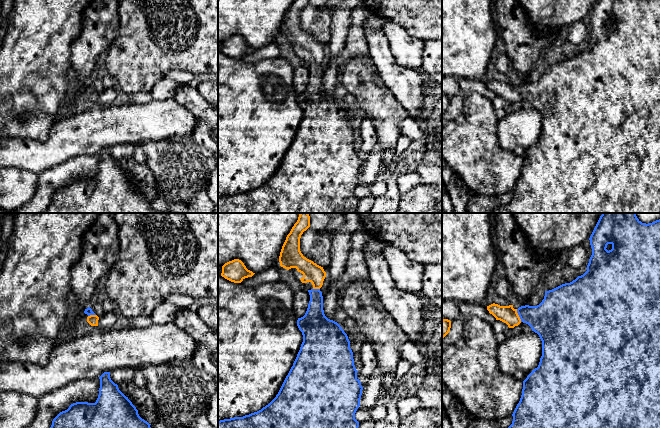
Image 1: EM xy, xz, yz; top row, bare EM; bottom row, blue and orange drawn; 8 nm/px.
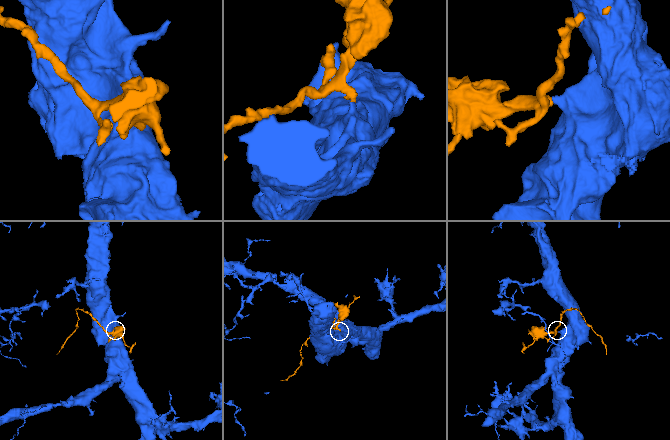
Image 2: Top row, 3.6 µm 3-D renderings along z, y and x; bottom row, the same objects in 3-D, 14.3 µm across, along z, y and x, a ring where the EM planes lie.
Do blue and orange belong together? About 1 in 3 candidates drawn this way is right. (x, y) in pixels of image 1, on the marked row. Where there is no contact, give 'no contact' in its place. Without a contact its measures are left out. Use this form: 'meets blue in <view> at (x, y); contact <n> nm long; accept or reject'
meets blue in yz at (519, 315); contact 110 nm long; accept

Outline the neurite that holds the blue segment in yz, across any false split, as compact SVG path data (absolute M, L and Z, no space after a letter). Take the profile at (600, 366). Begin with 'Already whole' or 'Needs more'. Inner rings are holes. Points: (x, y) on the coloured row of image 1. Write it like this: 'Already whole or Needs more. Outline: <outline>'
Needs more. Outline: M602 213L589 240L592 255L587 265L587 271L570 283L565 283L552 290L545 291L544 299L539 305L525 305L518 309L514 309L513 305L500 306L495 303L487 306L487 310L496 320L506 323L509 328L514 328L521 322L526 323L531 327L532 331L539 335L542 341L542 356L539 365L523 381L522 395L512 414L512 424L508 428L660 428L660 219L646 224L637 218L636 213Z

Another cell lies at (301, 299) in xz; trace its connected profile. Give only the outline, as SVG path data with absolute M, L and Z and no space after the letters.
M307 289L294 292L293 309L297 318L301 318L305 315L309 301L310 295Z

